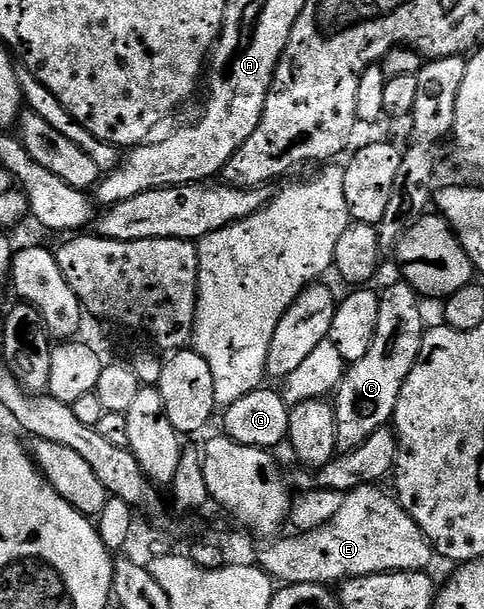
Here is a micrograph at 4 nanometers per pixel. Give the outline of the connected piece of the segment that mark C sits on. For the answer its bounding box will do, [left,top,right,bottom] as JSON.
[332,283,422,451]

